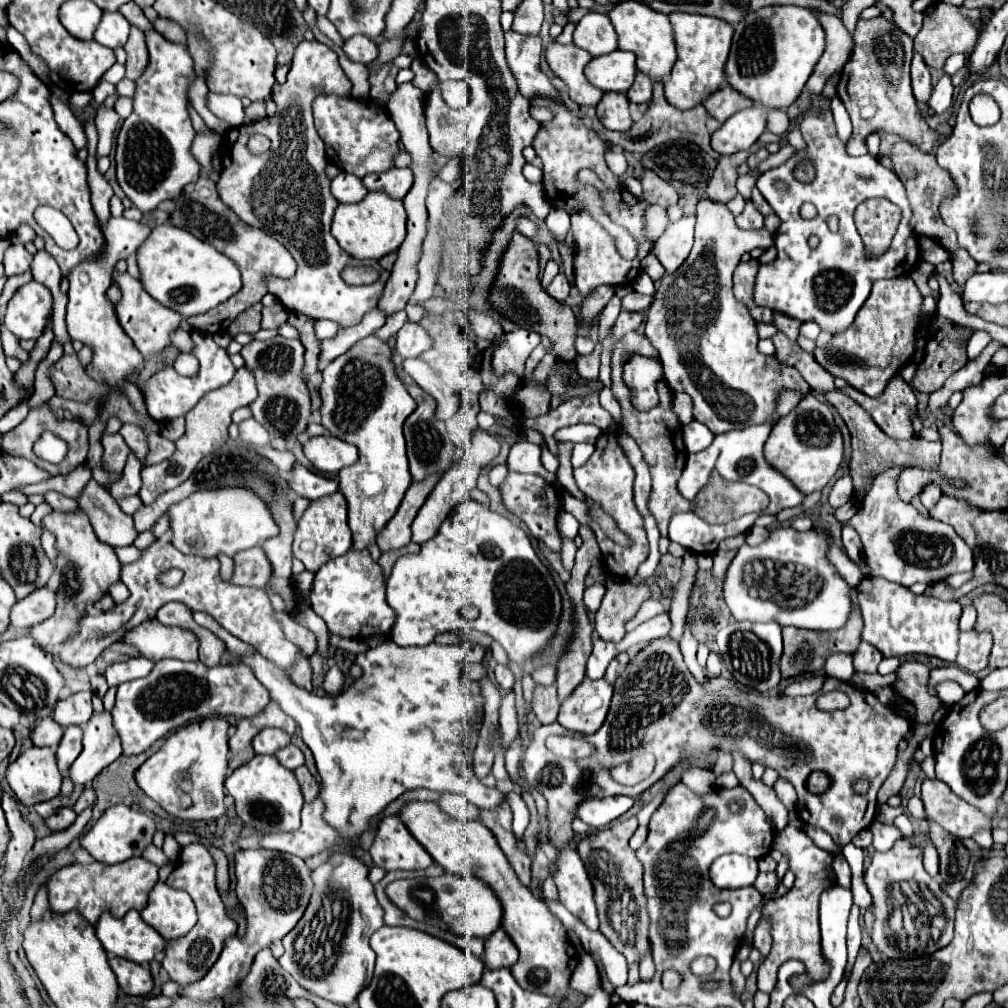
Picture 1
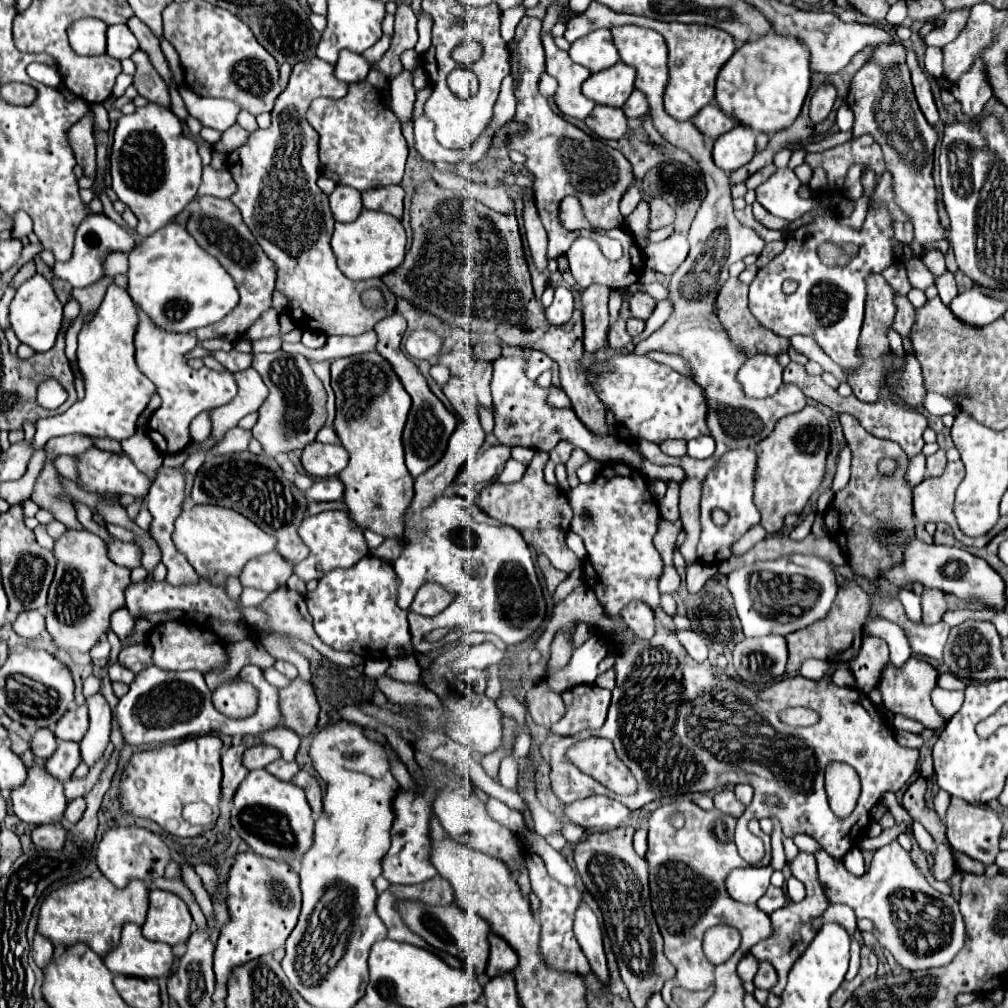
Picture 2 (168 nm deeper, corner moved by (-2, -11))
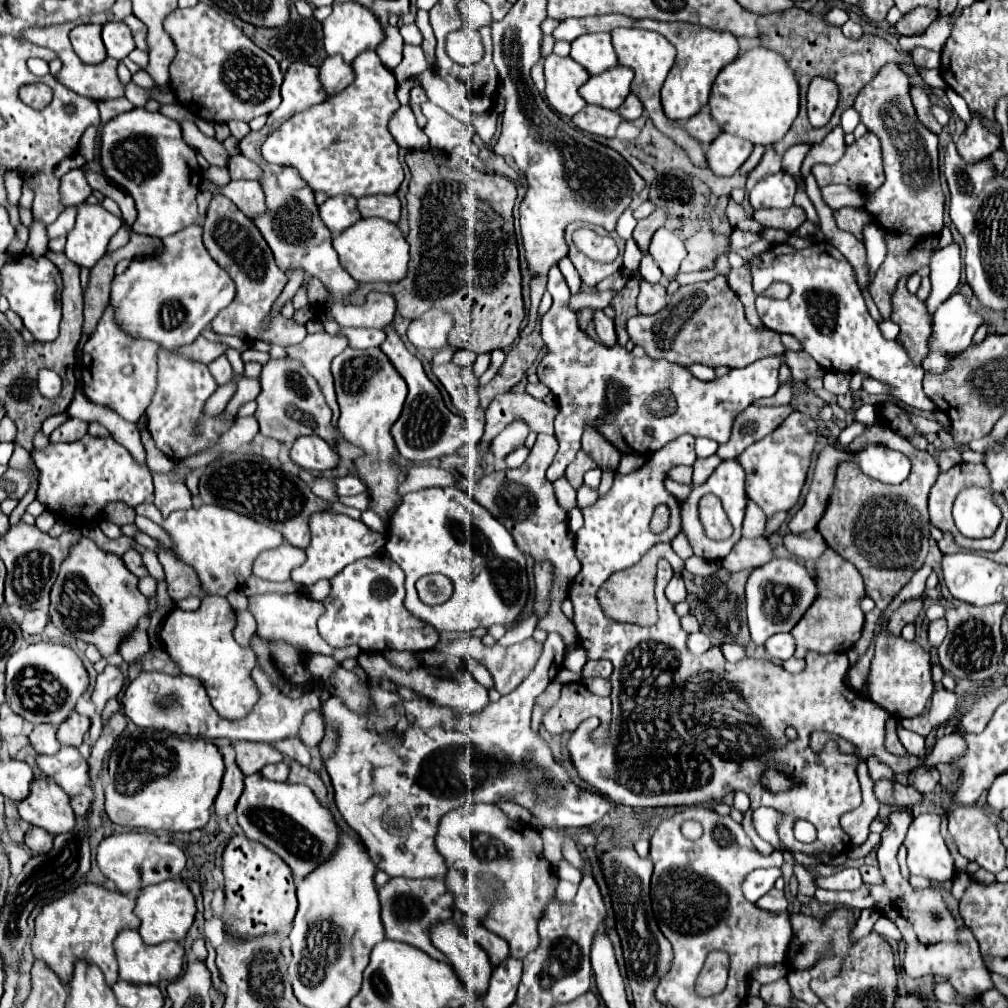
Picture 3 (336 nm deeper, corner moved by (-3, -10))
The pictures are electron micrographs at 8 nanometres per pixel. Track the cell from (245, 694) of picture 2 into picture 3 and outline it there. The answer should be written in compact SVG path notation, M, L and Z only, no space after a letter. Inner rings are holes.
M208 595L208 599L202 601L198 611L182 611L182 609L174 609L166 621L164 627L160 631L160 641L164 645L164 651L170 655L170 659L180 667L180 671L184 675L192 675L196 679L202 681L202 685L206 687L206 693L210 695L212 707L226 719L242 719L246 717L254 705L260 699L260 691L254 683L254 679L250 677L250 671L256 665L256 655L252 651L252 647L240 647L234 637L232 637L232 629L236 625L236 615L230 607L230 603L226 601L226 597L220 595Z

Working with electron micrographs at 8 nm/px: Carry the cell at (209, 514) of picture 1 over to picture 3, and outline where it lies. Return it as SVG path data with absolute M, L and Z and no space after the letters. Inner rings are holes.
M218 505L174 511L162 521L162 527L172 539L174 555L200 573L200 581L210 595L228 595L230 591L240 589L250 577L256 555L282 545L282 535L278 531Z

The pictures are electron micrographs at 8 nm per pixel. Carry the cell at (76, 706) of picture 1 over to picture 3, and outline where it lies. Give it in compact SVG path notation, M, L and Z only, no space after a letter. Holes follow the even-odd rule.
M72 711L68 715L68 719L58 725L56 737L62 745L80 747L82 741L84 741L84 735L88 733L88 729L90 729L90 719L86 715L80 715L80 713Z

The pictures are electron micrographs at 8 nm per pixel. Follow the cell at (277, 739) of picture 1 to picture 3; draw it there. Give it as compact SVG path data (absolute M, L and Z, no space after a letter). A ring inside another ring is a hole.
M238 741L234 745L236 751L236 763L242 769L244 775L258 773L268 763L280 763L284 757L280 751L276 751L268 743L250 743L250 741Z

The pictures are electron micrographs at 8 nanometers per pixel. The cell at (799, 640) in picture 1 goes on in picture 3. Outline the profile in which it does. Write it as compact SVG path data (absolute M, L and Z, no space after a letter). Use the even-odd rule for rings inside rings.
M826 549L824 555L818 559L816 579L818 579L820 595L816 603L812 603L812 607L806 611L804 619L800 619L800 623L790 631L796 641L796 653L794 653L796 659L804 659L808 651L822 655L848 653L848 649L854 647L854 643L860 639L862 633L864 613L860 609L860 601L862 597L866 597L866 593L864 593L862 575L856 571L856 567L846 559L842 559L840 555L836 555L836 551Z

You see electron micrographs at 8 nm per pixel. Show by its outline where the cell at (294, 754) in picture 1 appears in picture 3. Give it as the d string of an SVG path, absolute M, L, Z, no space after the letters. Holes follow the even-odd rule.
M280 761L280 763L274 763L274 765L266 765L262 769L262 775L266 779L270 779L270 781L286 781L288 773L290 773L290 765L286 761Z

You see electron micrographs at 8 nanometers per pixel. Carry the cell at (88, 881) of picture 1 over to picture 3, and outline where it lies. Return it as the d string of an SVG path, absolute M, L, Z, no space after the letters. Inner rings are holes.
M82 883L72 893L66 893L64 897L42 907L42 913L36 917L36 935L32 939L32 953L36 959L46 961L52 967L52 971L58 973L58 977L62 981L70 981L74 963L78 959L84 959L84 961L96 963L102 969L108 985L114 985L118 981L118 959L116 959L114 939L120 929L138 929L140 927L140 919L136 917L134 907L136 907L134 897L128 897L128 895L116 893L116 891L108 891L94 883Z

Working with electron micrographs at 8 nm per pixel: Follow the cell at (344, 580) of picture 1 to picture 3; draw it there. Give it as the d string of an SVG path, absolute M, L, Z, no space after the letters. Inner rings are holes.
M378 551L376 555L344 567L344 571L330 579L330 585L332 589L322 601L324 613L318 619L318 631L328 645L338 649L358 645L366 653L384 653L390 649L420 653L436 647L438 635L432 627L416 623L416 619L402 607L406 595L404 571L388 551Z

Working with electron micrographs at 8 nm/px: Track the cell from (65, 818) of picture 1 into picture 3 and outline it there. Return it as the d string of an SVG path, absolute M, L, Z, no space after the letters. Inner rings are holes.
M30 827L26 833L24 843L32 849L32 851L50 851L52 843L54 843L54 835L50 835L48 831L40 829L40 827Z

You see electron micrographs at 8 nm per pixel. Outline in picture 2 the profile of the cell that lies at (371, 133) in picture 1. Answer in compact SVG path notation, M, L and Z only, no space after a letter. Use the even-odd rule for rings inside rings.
M383 36L375 46L367 48L367 52L361 52L361 56L365 56L365 60L371 64L371 70L363 82L349 84L345 98L317 98L307 110L307 122L319 134L321 174L331 178L335 184L351 186L359 192L399 184L403 180L409 152L401 134L399 118L391 112L389 80L375 68L389 44L391 38Z

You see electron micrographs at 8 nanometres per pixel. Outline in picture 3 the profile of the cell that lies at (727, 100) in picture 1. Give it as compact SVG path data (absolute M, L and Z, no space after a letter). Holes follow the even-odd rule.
M706 105L698 115L694 115L692 119L688 119L684 127L686 127L686 131L688 131L694 139L698 139L702 145L710 145L710 143L722 133L720 125L712 119L708 105Z

